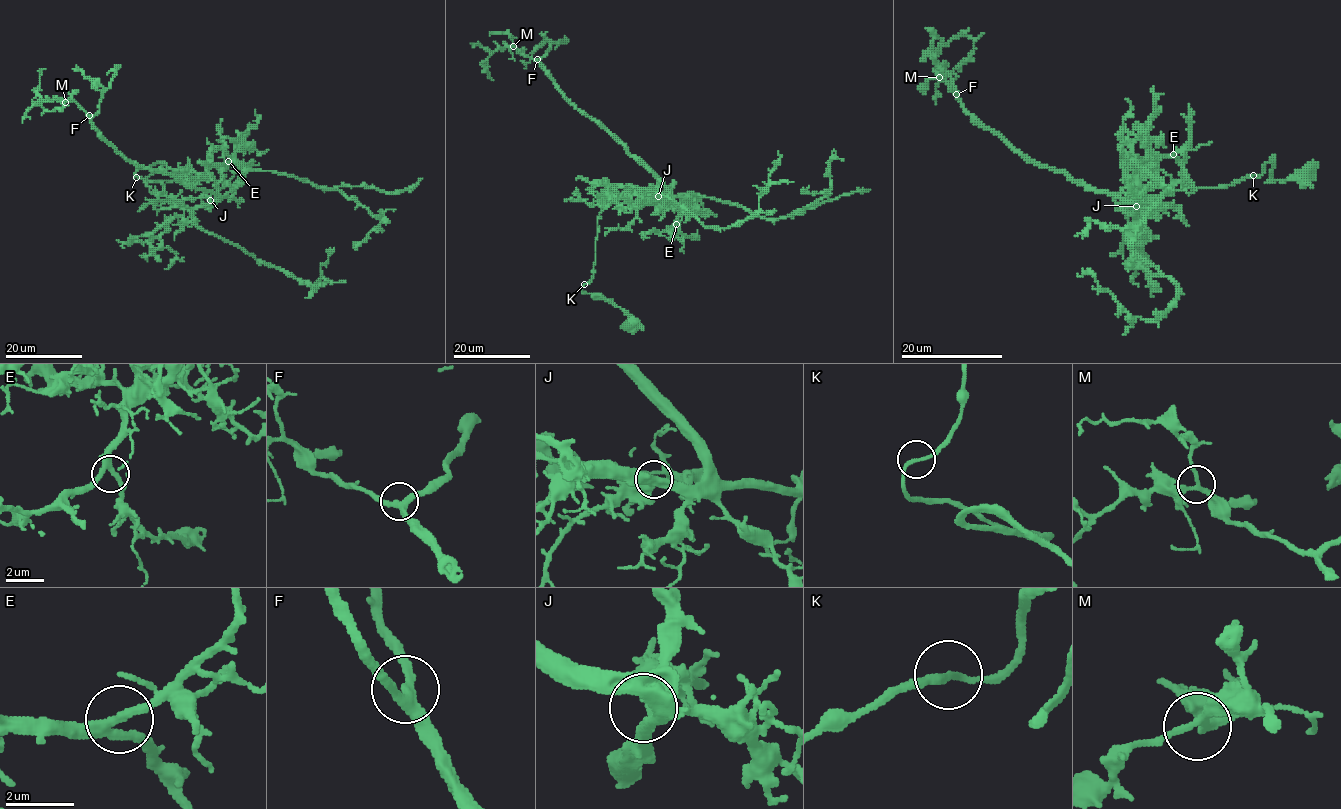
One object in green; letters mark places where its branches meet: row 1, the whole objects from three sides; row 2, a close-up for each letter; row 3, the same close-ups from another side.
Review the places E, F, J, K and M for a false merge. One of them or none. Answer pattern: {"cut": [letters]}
{"cut": []}

